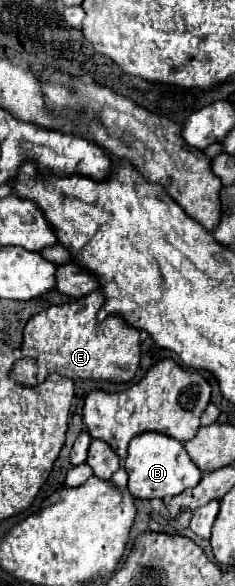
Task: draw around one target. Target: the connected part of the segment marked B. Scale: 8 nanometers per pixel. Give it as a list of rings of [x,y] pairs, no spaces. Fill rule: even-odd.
[[[141,433],[139,437],[133,437],[123,467],[129,475],[129,493],[139,499],[173,497],[187,487],[195,487],[201,479],[201,471],[189,459],[183,443],[161,433]]]

